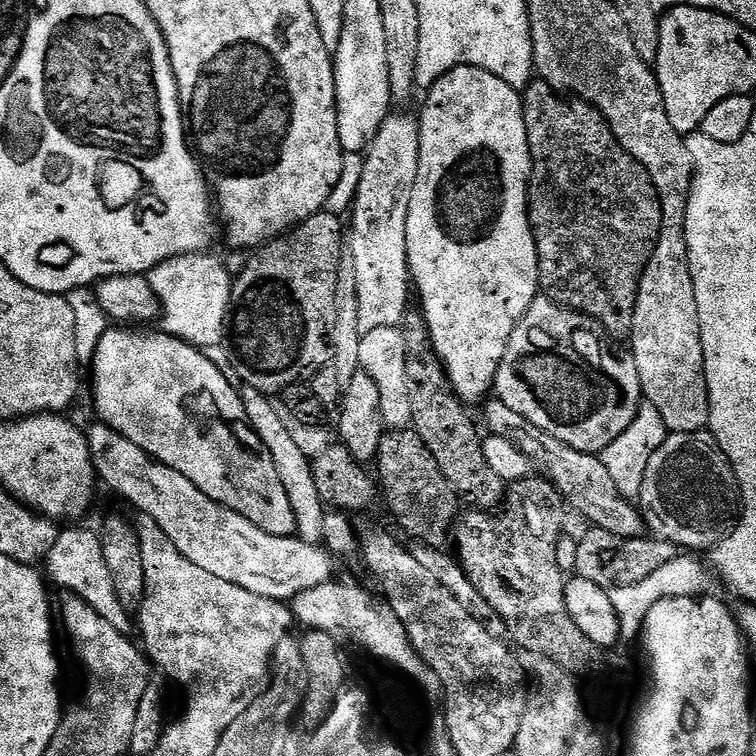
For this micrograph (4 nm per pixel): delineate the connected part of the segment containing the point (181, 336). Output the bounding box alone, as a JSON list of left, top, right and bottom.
[147,254,233,350]

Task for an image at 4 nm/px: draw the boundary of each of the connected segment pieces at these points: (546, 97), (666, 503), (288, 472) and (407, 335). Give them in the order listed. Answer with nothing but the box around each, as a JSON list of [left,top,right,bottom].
[[522,78,664,341],[638,431,742,550],[239,386,326,545],[402,310,506,510]]

